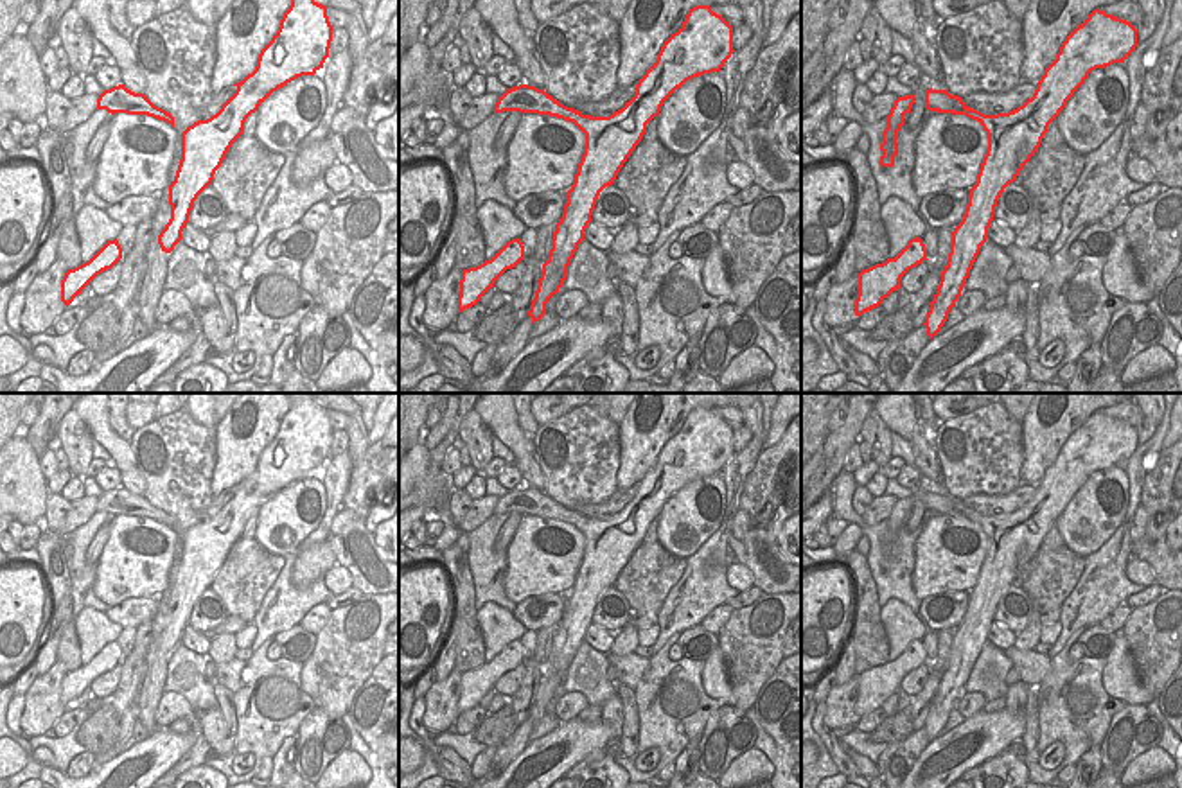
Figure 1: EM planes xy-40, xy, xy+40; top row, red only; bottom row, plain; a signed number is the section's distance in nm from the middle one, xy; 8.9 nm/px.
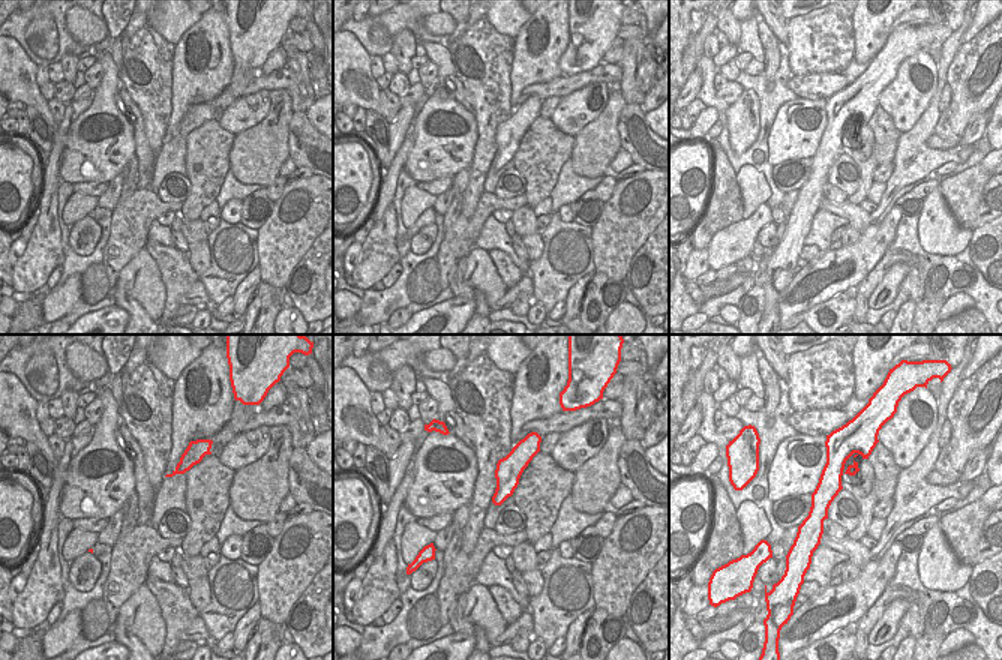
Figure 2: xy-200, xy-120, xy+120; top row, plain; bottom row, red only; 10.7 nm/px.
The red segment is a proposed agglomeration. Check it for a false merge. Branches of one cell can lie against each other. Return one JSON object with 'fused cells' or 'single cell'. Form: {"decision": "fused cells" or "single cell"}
{"decision": "single cell"}

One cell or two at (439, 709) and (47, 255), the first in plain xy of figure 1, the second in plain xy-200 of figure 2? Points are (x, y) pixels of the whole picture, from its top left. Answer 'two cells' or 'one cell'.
one cell

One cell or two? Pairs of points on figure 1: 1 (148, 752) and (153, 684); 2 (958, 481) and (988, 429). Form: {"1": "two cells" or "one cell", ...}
{"1": "two cells", "2": "one cell"}

